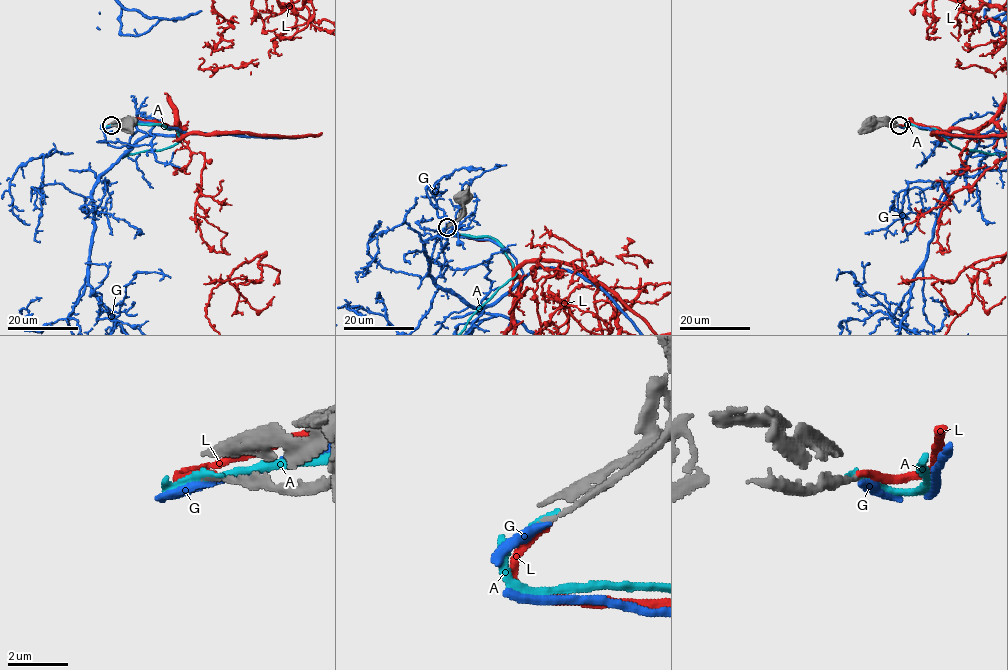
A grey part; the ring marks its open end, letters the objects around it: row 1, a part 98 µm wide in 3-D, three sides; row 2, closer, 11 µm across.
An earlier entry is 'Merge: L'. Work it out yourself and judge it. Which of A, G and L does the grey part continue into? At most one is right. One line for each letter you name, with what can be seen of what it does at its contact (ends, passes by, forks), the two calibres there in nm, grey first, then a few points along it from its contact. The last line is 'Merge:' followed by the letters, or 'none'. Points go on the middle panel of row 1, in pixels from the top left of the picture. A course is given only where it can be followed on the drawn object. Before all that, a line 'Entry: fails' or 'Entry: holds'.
Entry: fails
A: it ends; calibres 170 and 200 nm
Merge: A

